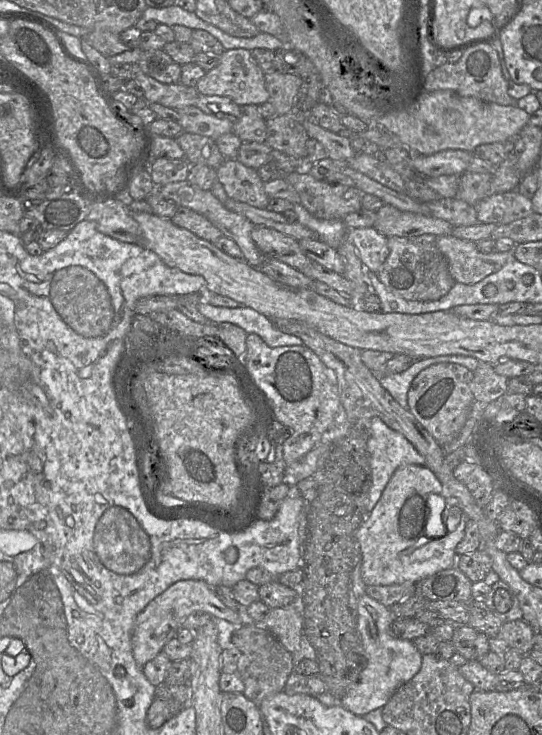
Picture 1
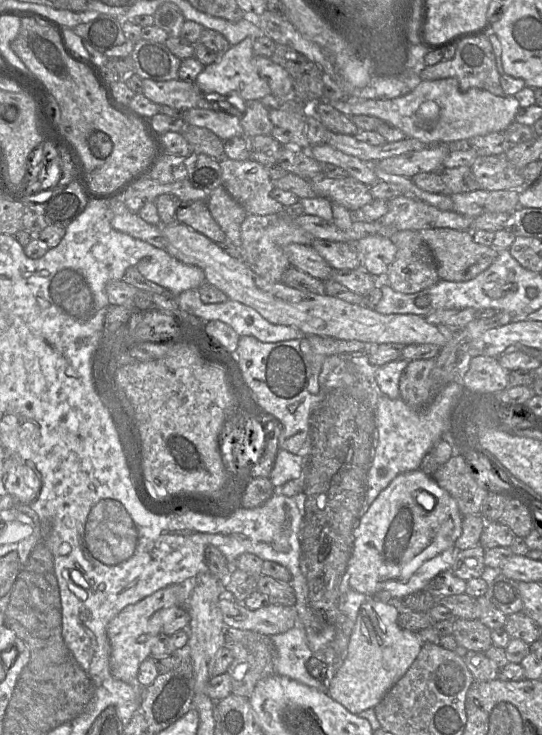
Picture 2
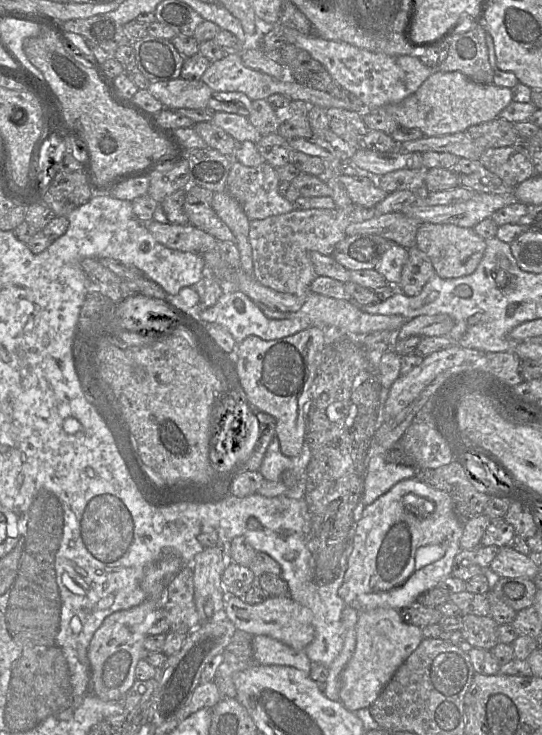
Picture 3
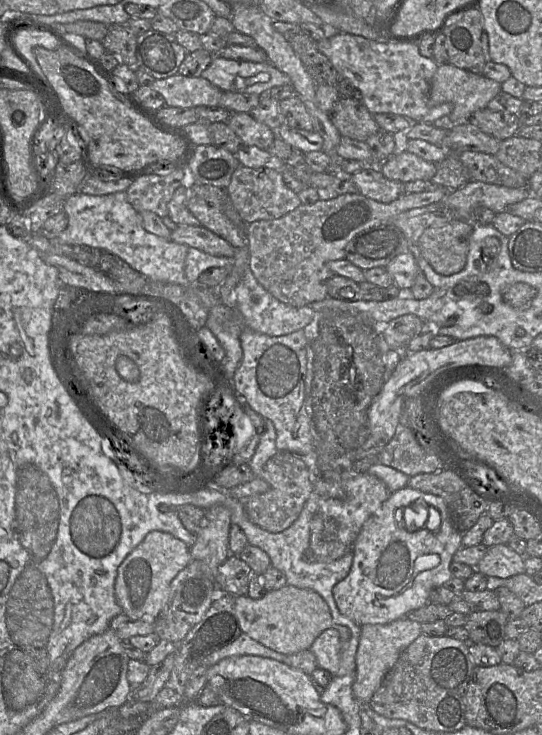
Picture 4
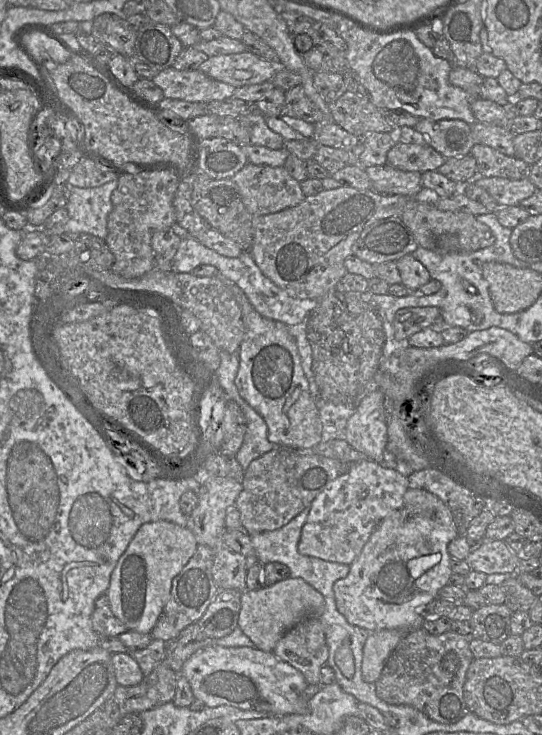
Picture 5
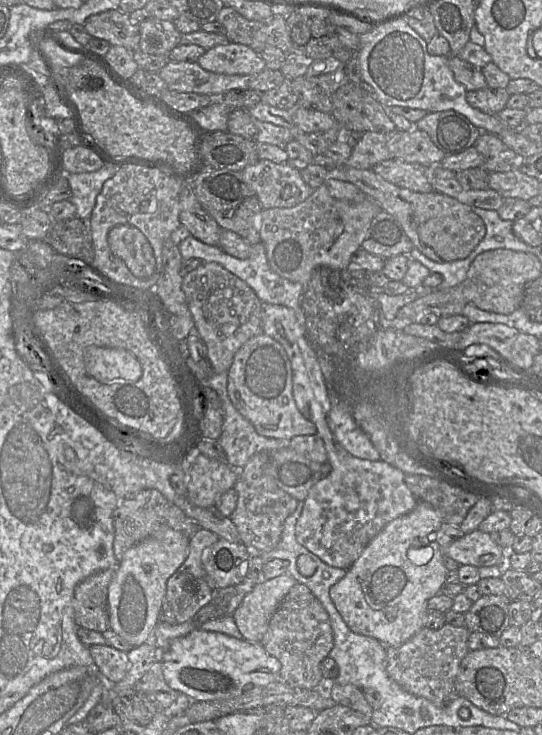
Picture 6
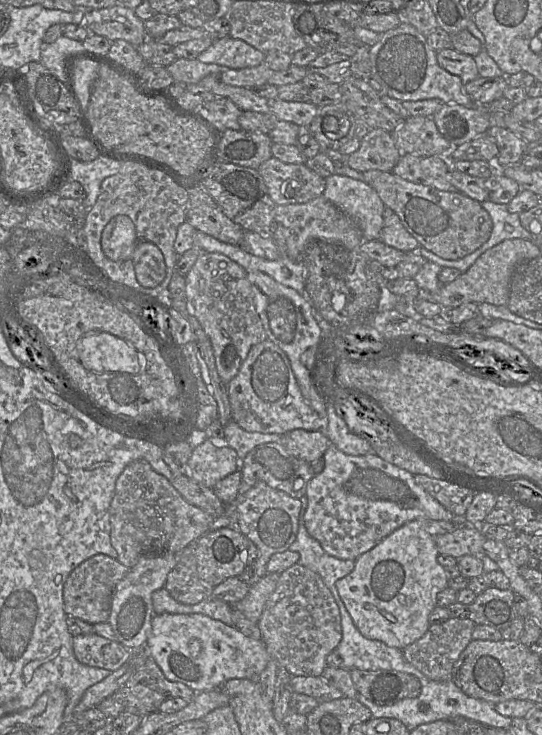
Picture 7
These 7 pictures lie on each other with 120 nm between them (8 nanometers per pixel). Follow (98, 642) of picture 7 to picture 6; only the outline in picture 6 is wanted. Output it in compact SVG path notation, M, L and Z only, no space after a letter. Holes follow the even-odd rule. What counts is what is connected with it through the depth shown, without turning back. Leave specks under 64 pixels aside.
M107 644L91 646L89 650L105 683L108 685L115 684L124 679L129 668L129 659L126 652Z

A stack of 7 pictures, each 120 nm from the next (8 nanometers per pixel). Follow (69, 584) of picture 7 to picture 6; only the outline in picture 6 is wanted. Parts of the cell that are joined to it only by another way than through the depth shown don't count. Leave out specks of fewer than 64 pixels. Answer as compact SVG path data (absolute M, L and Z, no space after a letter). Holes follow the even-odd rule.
M110 568L91 575L76 586L73 607L79 627L101 634L110 629L108 587L114 576L115 568Z

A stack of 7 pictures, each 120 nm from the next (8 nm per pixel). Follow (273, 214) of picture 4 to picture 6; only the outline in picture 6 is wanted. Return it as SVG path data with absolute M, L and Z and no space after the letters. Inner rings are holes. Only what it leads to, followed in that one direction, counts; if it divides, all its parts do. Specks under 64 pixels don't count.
M260 159L241 172L263 209L293 207L305 201L314 191L304 182L300 170L288 163Z

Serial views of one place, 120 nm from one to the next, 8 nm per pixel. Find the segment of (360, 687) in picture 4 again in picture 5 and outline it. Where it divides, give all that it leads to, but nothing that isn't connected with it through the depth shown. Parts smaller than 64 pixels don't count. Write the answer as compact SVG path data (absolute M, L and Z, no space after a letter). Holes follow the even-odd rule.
M384 629L369 632L363 647L362 677L367 683L376 683L393 650L410 630Z

